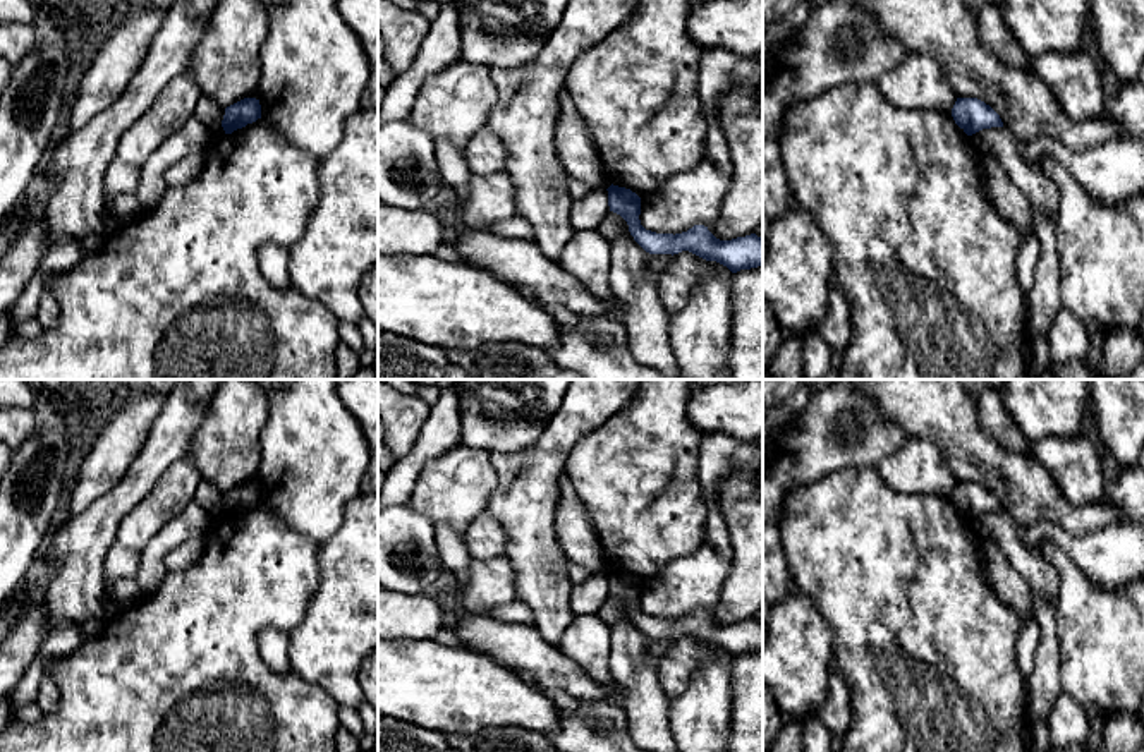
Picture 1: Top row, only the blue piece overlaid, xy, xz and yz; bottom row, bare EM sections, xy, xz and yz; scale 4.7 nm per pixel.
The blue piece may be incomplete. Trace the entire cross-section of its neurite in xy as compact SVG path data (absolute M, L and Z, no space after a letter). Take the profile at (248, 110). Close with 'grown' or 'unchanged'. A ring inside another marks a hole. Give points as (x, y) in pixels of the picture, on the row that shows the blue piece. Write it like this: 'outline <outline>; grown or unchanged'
outline M244 98L225 108L222 127L225 134L232 134L237 129L246 127L247 124L261 118L261 105L256 98Z; unchanged

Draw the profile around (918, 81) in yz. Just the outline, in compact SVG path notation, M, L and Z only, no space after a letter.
M914 52L881 76L876 84L881 94L900 108L952 113L957 101L943 69L933 58Z

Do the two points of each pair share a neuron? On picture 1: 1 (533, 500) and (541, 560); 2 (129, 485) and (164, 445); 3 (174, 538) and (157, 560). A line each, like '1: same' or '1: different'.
1: same
2: same
3: same

